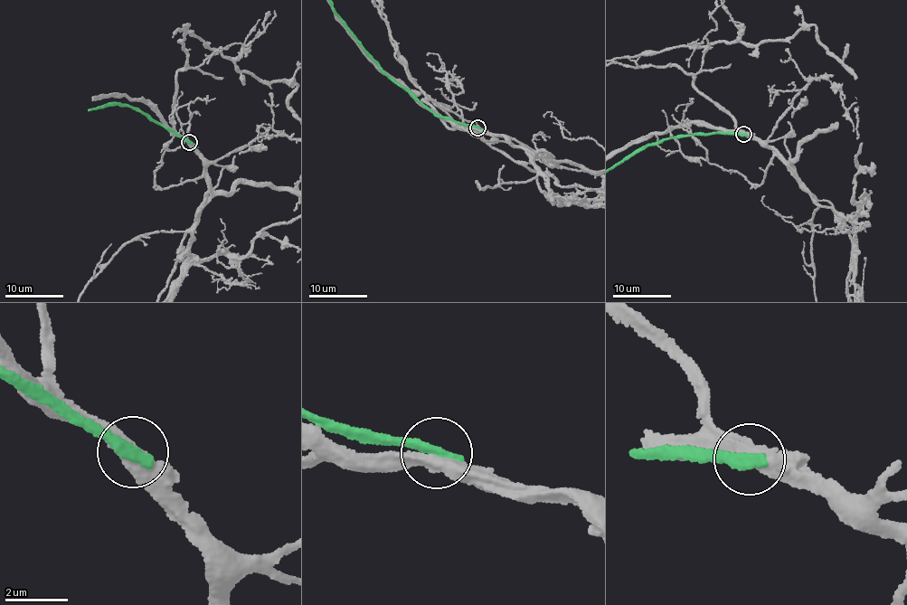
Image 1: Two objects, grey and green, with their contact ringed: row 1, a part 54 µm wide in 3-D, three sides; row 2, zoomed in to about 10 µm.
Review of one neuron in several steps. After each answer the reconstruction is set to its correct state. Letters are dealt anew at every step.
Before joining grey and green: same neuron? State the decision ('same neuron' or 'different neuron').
different neuron

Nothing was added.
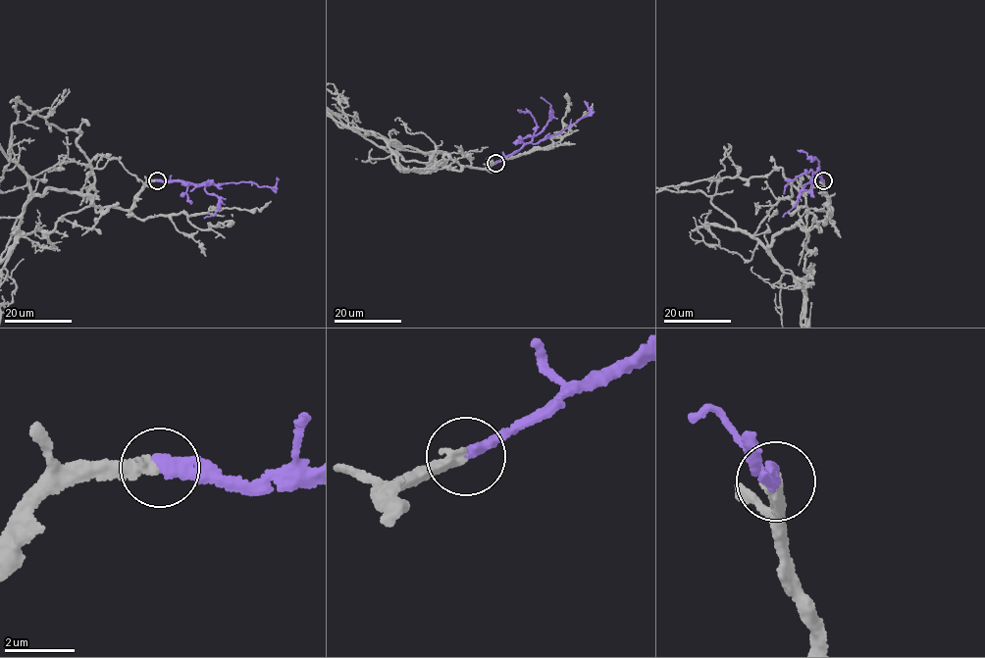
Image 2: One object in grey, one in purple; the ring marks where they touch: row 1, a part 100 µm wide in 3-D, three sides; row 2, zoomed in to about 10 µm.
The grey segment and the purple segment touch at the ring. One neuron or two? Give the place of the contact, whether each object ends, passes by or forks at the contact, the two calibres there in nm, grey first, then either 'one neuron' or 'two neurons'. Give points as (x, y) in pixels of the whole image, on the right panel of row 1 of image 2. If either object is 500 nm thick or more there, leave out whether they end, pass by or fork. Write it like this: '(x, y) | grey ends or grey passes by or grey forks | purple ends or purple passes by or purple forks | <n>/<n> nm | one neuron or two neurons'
(823, 180) | grey ends | purple ends | 340/400 nm | one neuron

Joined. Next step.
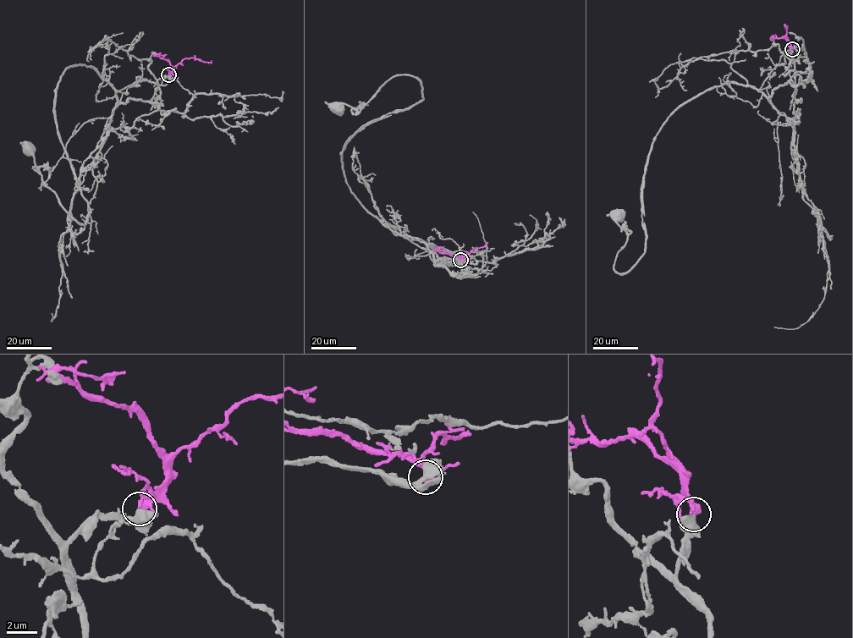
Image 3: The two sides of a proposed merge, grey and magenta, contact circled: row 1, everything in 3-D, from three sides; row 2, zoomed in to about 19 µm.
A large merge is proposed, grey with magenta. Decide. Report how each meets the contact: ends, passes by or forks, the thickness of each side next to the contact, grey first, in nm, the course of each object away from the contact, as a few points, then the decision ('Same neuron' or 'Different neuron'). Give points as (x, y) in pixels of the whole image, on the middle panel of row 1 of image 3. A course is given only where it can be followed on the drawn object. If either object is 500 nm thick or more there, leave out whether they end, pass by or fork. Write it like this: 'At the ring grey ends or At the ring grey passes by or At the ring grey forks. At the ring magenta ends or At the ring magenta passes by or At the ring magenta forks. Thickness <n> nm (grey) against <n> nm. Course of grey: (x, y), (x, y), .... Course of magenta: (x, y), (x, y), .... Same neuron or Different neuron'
At the ring grey passes by. At the ring magenta ends. Thickness 460 nm (grey) against 480 nm. Course of grey: (461, 260), (476, 263), (382, 223), (343, 173), (345, 145), (423, 98), (419, 81), (394, 75), (336, 111). Course of magenta: (460, 260), (462, 254), (482, 247), (486, 242). Different neuron

